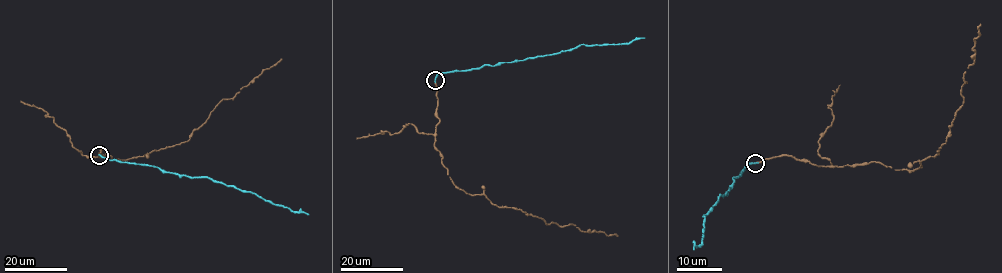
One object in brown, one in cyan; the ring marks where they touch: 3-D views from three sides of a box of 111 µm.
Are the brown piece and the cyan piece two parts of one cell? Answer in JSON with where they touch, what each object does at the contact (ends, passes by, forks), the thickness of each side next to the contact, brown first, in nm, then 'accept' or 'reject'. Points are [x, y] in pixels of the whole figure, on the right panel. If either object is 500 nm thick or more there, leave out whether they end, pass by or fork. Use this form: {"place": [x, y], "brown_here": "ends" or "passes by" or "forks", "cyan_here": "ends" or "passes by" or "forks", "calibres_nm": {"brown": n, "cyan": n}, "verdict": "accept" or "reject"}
{"place": [755, 163], "brown_here": "ends", "cyan_here": "ends", "calibres_nm": {"brown": 190, "cyan": 200}, "verdict": "accept"}

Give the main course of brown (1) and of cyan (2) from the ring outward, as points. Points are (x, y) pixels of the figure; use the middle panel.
1: (435, 81), (439, 123), (434, 145), (459, 188), (547, 224), (573, 224), (583, 231), (618, 236)
2: (435, 80), (439, 74), (558, 54), (581, 44), (627, 43), (644, 37)

